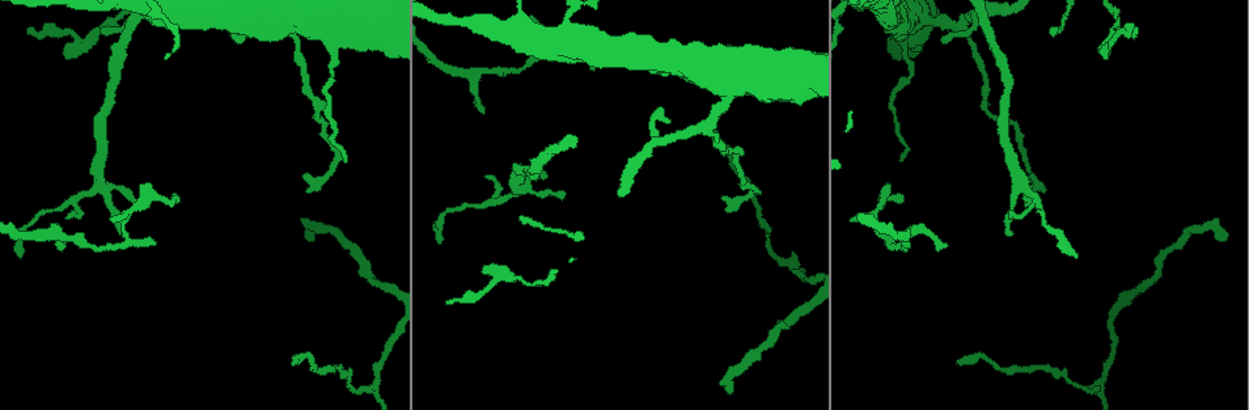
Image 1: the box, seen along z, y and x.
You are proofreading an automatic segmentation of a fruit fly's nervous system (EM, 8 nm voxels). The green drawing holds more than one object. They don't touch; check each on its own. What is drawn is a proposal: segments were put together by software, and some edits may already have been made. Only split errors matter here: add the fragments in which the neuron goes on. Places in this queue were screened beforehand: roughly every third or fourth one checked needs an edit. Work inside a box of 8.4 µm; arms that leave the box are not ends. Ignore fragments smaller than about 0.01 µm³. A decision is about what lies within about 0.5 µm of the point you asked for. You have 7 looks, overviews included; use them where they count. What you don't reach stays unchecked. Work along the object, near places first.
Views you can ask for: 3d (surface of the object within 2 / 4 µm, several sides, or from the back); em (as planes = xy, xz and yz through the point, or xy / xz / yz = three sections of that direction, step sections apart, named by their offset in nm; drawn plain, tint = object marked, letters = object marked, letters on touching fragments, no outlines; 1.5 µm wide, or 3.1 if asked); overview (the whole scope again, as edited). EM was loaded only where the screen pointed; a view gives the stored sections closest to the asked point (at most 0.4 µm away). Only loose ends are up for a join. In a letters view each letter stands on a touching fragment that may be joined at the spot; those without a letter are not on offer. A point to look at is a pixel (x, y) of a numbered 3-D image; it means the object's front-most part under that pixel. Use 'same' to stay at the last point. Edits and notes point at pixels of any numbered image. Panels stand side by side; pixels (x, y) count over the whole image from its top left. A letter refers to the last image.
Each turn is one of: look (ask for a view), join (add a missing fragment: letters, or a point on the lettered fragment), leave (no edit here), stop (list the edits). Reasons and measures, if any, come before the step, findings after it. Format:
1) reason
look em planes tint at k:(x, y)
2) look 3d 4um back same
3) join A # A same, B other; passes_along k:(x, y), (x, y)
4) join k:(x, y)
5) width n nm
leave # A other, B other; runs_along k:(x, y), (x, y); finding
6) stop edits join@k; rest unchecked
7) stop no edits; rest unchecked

tapers out
look em planes letters at 1:(294, 362)

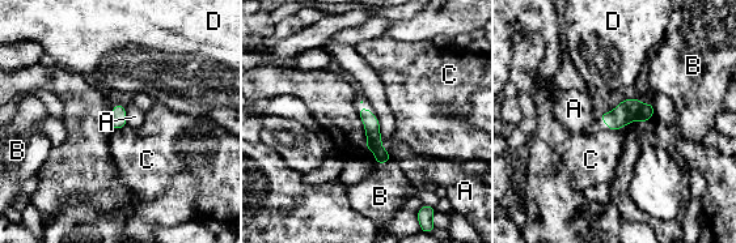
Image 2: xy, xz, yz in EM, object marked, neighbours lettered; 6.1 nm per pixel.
longest_contact A 130 nm
leave # A other, B other, C other, D other; runs_along 2:(362, 111), (385, 158); no lettered fragment goes on from it

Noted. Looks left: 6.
end of a long branch
look em yz step 8 letters at 1:(727, 212)

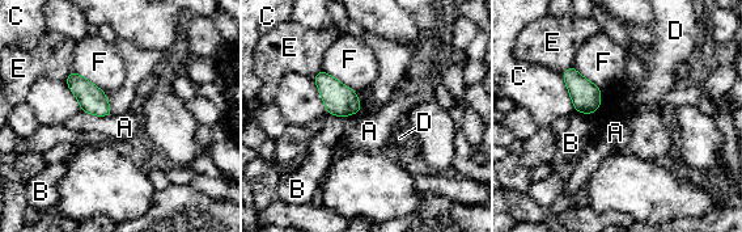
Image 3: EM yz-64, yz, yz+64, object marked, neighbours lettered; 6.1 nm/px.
longest_contact F 260 nm
leave # A other, B other, C other, D other, E other, F other; border 3:(80, 109), (97, 116), (111, 114); none of them fits

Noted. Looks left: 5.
branch stops here
look 3d 2um at 1:(21, 254)

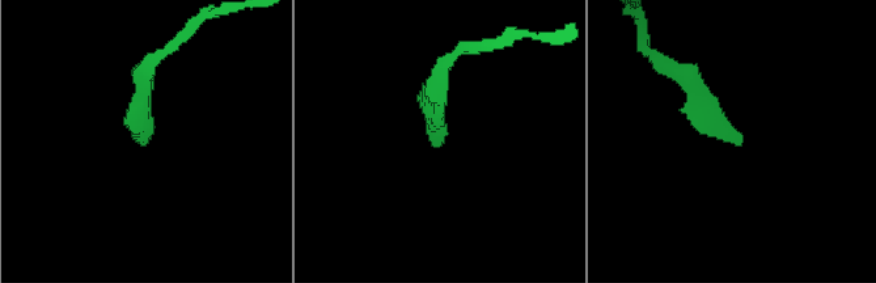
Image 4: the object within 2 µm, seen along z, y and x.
look em planes plain at 4:(743, 139)

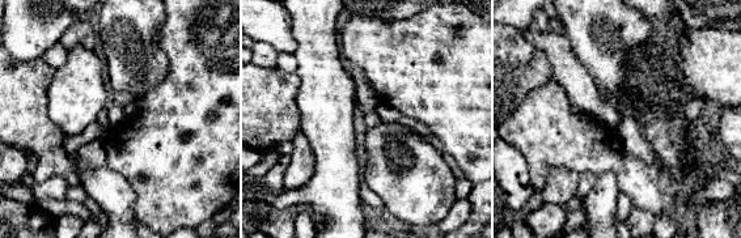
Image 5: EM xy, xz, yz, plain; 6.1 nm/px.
look em planes letters same

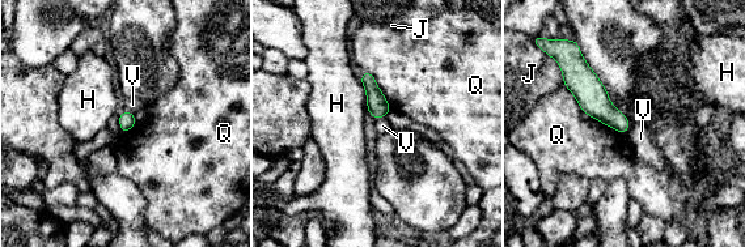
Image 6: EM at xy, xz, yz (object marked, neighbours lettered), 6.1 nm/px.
width 100 nm
leave # H other, J other, Q other, V other; border 6:(617, 107), (629, 120), (629, 130); none of them fits

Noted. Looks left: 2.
stop no edits; rest unchecked

